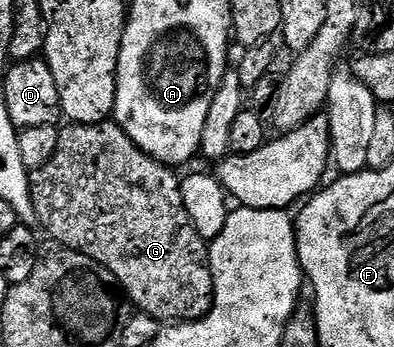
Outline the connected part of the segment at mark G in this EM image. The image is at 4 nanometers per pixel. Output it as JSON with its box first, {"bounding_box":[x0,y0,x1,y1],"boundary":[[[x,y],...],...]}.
{"bounding_box":[29,119,213,322],"boundary":[[[112,119],[104,120],[101,124],[70,123],[65,127],[69,128],[60,129],[59,146],[55,146],[55,154],[51,154],[51,160],[29,173],[29,193],[35,206],[37,224],[45,227],[46,234],[50,236],[48,239],[71,250],[79,250],[87,254],[87,258],[99,262],[99,266],[111,270],[111,274],[125,289],[126,297],[136,311],[151,314],[151,318],[162,322],[188,322],[206,316],[213,304],[213,271],[209,265],[209,244],[199,234],[199,230],[195,230],[187,214],[187,206],[183,206],[181,180],[173,173],[176,171],[170,165],[161,164],[143,150],[139,150],[139,146],[135,146],[135,142],[131,142],[131,138],[127,138],[127,134]]]}

